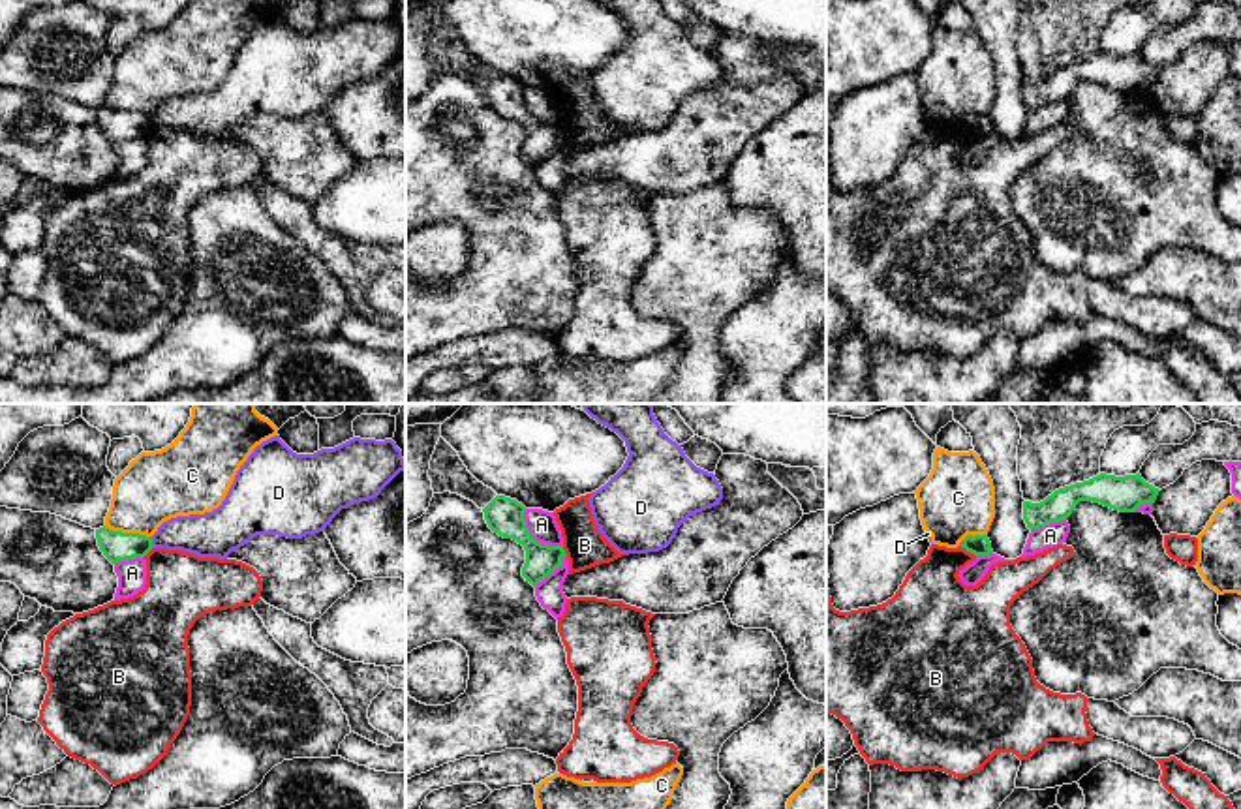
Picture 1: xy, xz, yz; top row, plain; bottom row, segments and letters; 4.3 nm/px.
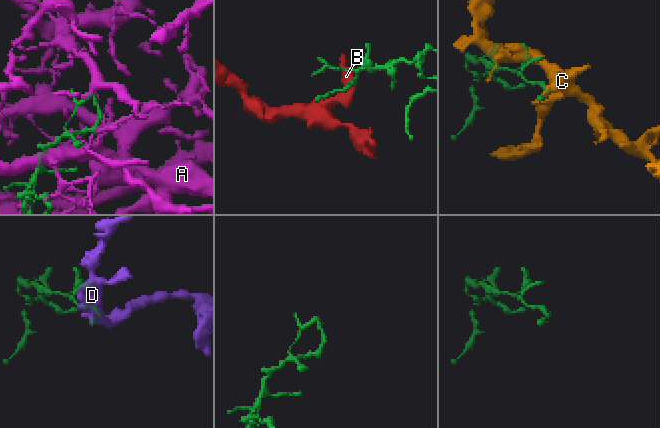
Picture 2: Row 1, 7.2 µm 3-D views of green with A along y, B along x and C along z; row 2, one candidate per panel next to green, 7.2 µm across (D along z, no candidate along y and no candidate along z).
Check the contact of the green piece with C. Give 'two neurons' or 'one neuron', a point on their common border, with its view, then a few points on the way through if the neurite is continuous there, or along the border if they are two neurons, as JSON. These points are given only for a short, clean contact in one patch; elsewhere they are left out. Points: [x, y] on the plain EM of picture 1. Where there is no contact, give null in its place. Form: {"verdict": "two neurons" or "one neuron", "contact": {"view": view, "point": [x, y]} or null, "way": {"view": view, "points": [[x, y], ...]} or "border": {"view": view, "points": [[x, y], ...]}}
{"verdict": "two neurons", "contact": {"view": "xy", "point": [126, 113]}, "border": {"view": "xy", "points": [[104, 106], [149, 117]]}}

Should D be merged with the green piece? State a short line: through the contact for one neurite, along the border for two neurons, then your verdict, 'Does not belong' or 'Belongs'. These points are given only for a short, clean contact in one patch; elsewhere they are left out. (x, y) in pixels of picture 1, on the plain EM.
Line: xy (149, 117), (154, 126). Does not belong

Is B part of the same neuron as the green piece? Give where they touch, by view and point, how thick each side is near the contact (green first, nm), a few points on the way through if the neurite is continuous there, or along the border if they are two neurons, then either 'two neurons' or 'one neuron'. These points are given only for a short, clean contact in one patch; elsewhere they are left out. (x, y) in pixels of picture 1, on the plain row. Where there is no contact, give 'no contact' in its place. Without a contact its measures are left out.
meets green in yz at (967, 130); 90 nm thick on the green side, 280 nm on the other; border along yz (960, 126), (975, 136); two neurons

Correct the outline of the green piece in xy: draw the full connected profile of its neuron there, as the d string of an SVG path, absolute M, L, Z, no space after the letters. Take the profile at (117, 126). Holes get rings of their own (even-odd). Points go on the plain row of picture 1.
M109 107L96 109L98 126L115 145L118 141L145 137L154 126L152 118L139 113L122 113Z

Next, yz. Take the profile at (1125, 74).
M1100 53L1089 60L1055 69L1040 83L1023 81L1027 107L1038 109L1066 99L1080 81L1093 81L1119 92L1134 92L1140 84L1155 83L1158 68L1136 54Z

